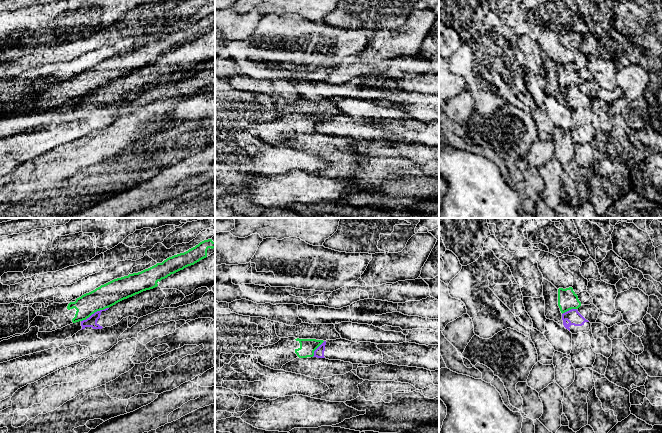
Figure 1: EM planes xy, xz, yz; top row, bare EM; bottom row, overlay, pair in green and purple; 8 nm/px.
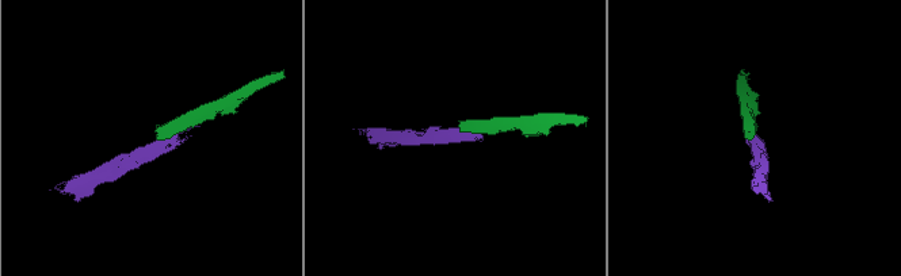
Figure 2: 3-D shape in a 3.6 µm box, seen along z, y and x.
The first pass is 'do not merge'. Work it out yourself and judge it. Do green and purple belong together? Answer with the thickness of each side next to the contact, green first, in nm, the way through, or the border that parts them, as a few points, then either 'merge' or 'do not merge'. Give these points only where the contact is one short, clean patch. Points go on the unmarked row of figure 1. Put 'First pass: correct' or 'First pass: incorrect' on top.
First pass: correct
190 nm thick on the green side, 80 nm on the other; border along xy (108, 83), (95, 87), (81, 97); do not merge

